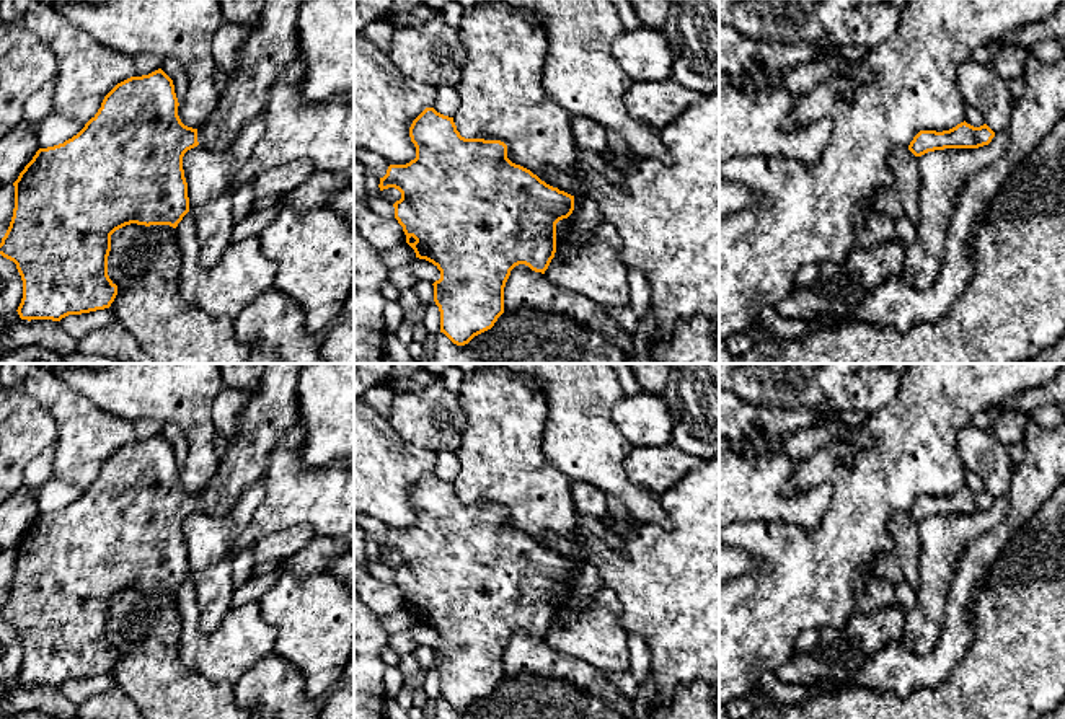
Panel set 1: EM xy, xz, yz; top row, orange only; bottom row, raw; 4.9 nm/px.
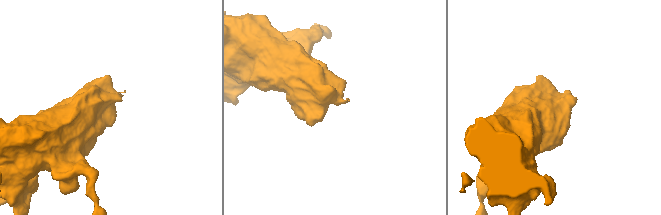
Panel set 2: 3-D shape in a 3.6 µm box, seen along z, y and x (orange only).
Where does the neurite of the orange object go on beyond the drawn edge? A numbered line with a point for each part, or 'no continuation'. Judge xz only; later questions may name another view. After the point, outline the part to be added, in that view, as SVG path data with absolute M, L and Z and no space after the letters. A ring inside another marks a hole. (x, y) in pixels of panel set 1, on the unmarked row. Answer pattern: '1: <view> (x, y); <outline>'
1: xz (586, 582); M584 566L579 572L574 572L569 585L579 607L586 605L603 587L599 572L592 566Z

